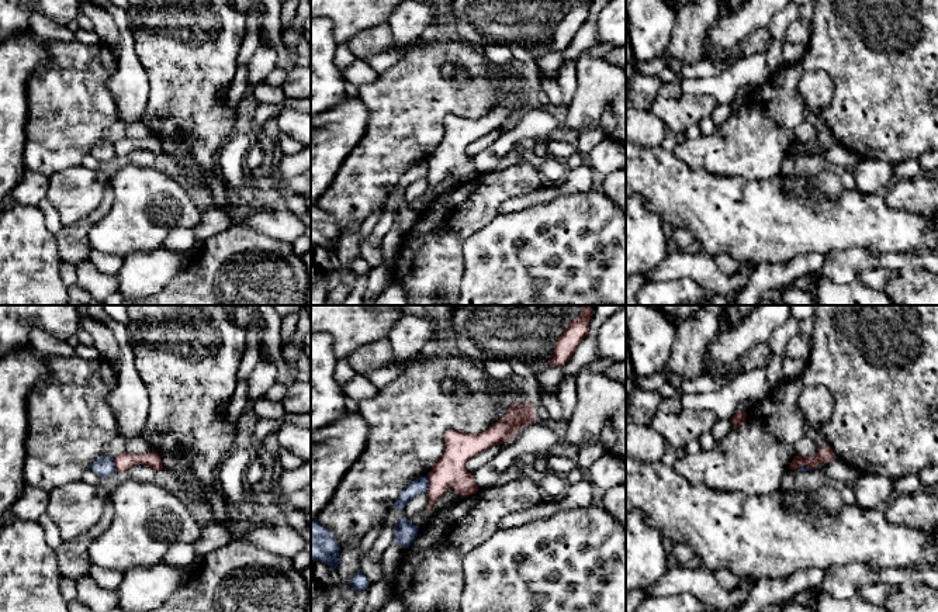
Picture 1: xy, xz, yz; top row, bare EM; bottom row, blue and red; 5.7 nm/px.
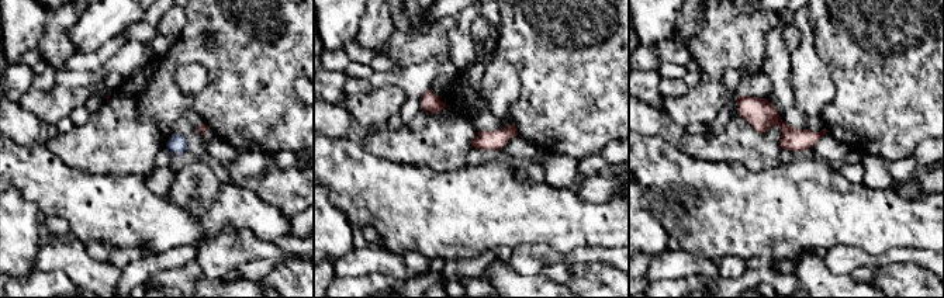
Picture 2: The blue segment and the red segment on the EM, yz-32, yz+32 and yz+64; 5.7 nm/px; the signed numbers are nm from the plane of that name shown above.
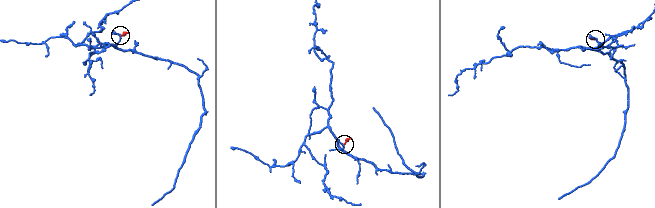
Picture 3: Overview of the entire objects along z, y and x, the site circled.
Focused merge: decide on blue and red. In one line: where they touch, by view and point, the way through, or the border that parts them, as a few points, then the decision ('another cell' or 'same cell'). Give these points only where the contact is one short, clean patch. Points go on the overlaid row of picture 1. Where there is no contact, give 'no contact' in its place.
meets blue in xz at (428, 484); border along xz (426, 477), (428, 491); another cell

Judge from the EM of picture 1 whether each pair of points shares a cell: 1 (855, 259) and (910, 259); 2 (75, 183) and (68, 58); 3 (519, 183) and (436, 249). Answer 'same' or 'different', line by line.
1: same
2: different
3: same

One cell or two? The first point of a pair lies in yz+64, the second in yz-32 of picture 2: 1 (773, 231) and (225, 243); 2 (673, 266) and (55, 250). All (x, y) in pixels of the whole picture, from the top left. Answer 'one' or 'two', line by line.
1: two
2: one

